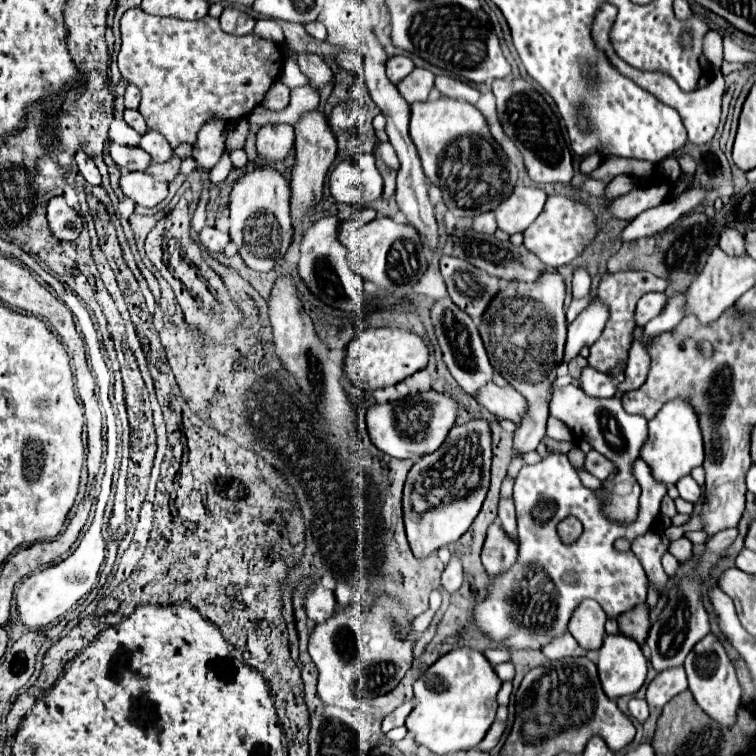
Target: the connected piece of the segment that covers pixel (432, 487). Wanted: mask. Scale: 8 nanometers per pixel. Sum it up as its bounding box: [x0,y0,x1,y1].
[404,418,492,558]

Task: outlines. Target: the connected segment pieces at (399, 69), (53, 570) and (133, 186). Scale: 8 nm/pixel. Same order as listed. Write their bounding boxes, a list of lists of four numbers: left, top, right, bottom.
[[386,56,414,84],[16,464,114,630],[120,172,168,208]]

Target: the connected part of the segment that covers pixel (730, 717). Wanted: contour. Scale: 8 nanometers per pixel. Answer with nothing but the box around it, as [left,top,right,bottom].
[684,634,740,726]

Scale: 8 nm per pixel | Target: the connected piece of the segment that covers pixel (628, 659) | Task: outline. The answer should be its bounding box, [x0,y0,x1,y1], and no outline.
[598,634,646,700]

